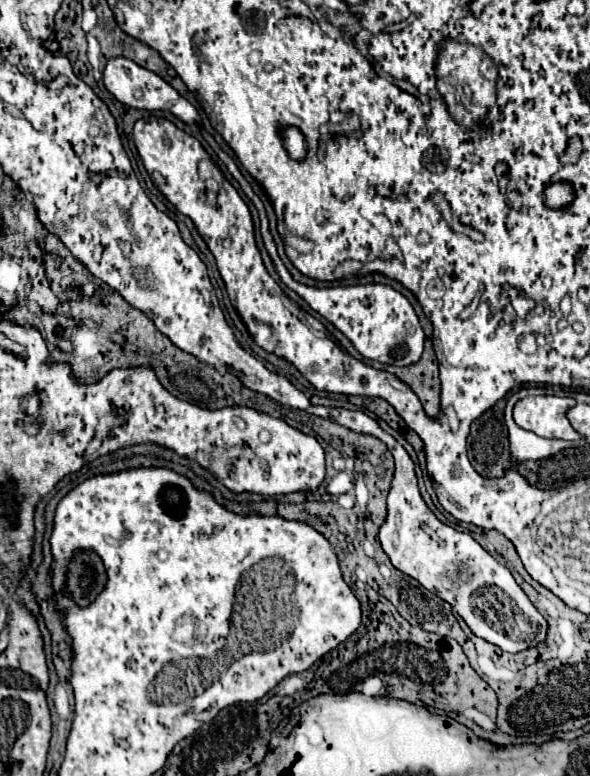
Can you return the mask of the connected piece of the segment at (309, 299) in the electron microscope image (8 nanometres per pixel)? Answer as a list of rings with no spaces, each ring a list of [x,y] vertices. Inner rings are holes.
[[[201,128],[204,139],[212,144],[218,158],[225,164],[229,172],[233,172],[235,180],[239,182],[241,190],[247,194],[247,198],[255,204],[259,218],[260,230],[265,248],[283,280],[283,284],[287,288],[291,288],[293,292],[297,292],[315,312],[319,312],[325,320],[329,320],[337,330],[341,330],[357,348],[357,352],[369,360],[377,360],[383,364],[393,364],[393,366],[411,366],[417,364],[421,360],[423,354],[423,344],[425,344],[425,332],[419,324],[419,318],[411,306],[411,302],[399,294],[397,290],[393,290],[391,286],[383,286],[383,284],[367,284],[367,286],[337,286],[337,288],[309,288],[303,286],[299,282],[293,280],[293,276],[289,274],[289,270],[285,268],[285,264],[281,262],[281,258],[277,256],[277,248],[275,242],[271,238],[269,230],[269,221],[261,200],[257,198],[257,194],[251,190],[249,182],[243,178],[243,175],[237,164],[229,157],[219,146],[212,143],[212,136],[207,137],[206,131]]]

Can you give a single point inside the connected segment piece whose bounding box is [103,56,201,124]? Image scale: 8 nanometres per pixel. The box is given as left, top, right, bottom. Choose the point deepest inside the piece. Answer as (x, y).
(132, 85)

